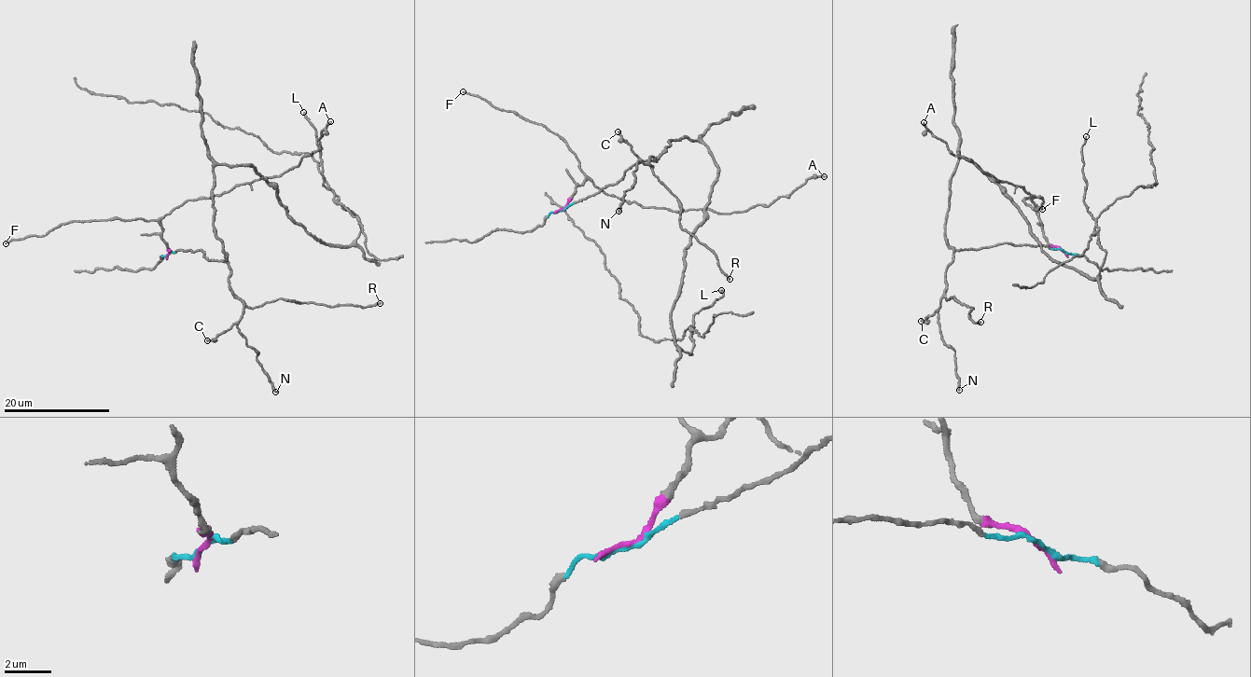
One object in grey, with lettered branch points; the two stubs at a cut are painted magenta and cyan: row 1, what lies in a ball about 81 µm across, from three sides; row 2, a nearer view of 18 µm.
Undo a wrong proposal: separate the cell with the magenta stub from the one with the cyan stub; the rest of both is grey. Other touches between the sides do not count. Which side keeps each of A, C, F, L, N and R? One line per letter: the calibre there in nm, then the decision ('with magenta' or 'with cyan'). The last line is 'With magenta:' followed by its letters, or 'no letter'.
A: 190 nm | with magenta
C: 160 nm | with cyan
F: 130 nm | with magenta
L: 220 nm | with cyan
N: 280 nm | with cyan
R: 170 nm | with cyan
With magenta: A, F

